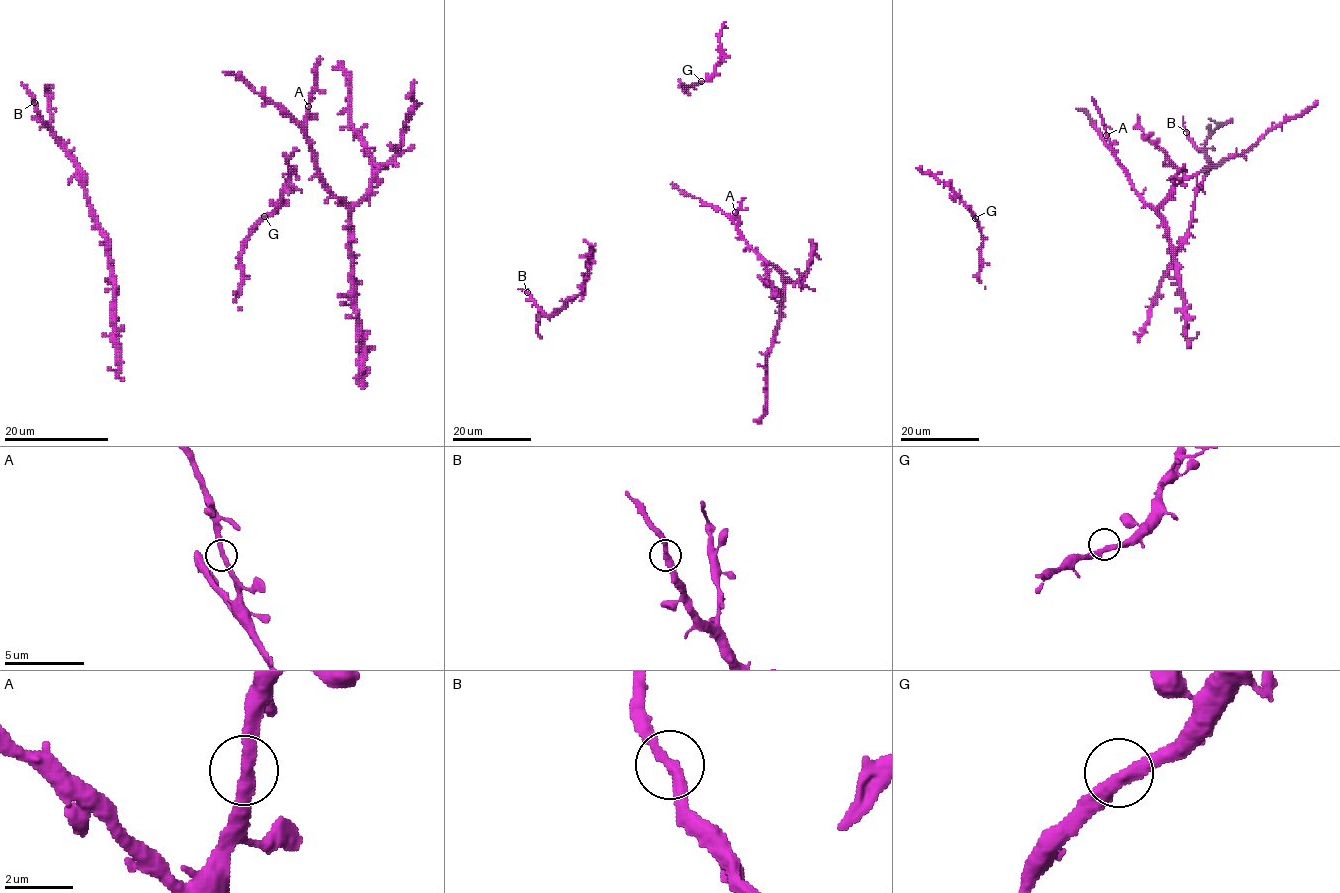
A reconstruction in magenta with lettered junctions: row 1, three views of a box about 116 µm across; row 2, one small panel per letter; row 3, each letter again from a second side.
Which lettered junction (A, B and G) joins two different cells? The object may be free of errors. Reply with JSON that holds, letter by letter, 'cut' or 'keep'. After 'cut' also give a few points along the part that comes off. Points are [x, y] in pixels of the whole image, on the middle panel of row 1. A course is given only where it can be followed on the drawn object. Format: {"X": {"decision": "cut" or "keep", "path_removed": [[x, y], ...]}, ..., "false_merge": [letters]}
{"A": {"decision": "keep"}, "B": {"decision": "keep"}, "G": {"decision": "keep"}, "false_merge": []}

